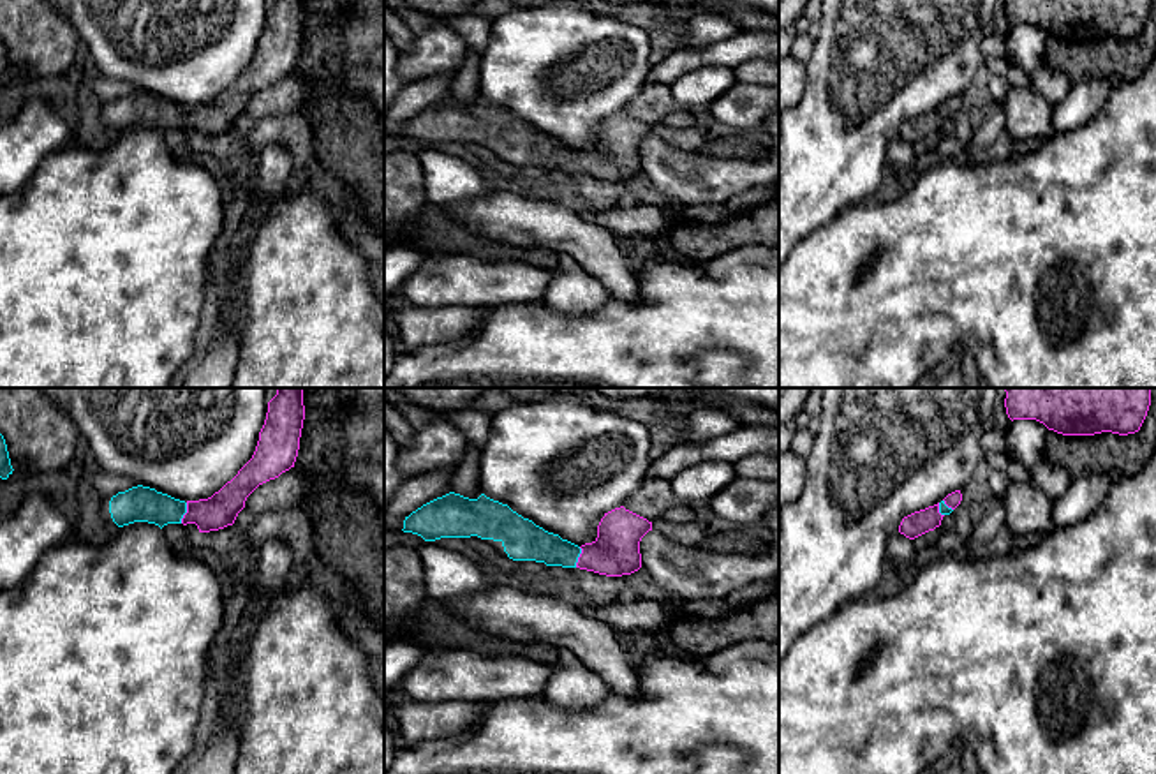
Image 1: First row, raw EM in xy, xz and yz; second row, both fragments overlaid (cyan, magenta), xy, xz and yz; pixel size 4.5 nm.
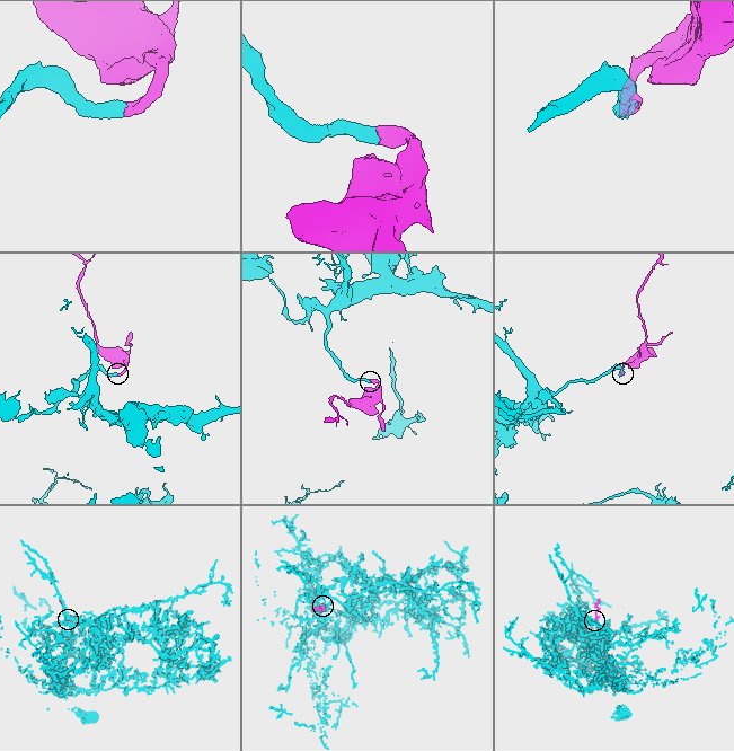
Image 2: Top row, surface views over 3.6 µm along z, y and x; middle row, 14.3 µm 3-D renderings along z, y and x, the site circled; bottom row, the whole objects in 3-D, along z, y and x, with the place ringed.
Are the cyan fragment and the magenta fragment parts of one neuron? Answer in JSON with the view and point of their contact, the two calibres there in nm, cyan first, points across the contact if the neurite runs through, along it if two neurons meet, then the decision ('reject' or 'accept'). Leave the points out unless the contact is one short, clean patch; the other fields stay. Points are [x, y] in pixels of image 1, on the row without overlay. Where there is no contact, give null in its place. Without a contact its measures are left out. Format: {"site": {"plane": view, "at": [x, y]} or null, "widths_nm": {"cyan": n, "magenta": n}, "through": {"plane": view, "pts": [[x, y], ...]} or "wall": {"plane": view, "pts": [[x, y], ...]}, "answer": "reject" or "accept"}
{"site": {"plane": "xy", "at": [185, 117]}, "widths_nm": {"cyan": 160, "magenta": 160}, "through": {"plane": "xy", "pts": [[140, 108], [161, 115], [185, 117], [221, 115]]}, "answer": "accept"}

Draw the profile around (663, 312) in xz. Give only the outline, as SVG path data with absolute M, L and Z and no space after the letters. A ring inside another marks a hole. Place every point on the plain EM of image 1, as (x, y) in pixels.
M747 245L719 254L707 263L680 266L659 256L647 256L634 264L638 300L620 301L613 296L589 316L550 310L545 301L532 305L490 307L486 317L469 333L435 346L398 354L384 388L779 388L779 245Z

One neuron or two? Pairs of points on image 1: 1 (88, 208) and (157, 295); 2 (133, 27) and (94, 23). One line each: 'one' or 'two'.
1: one
2: one

